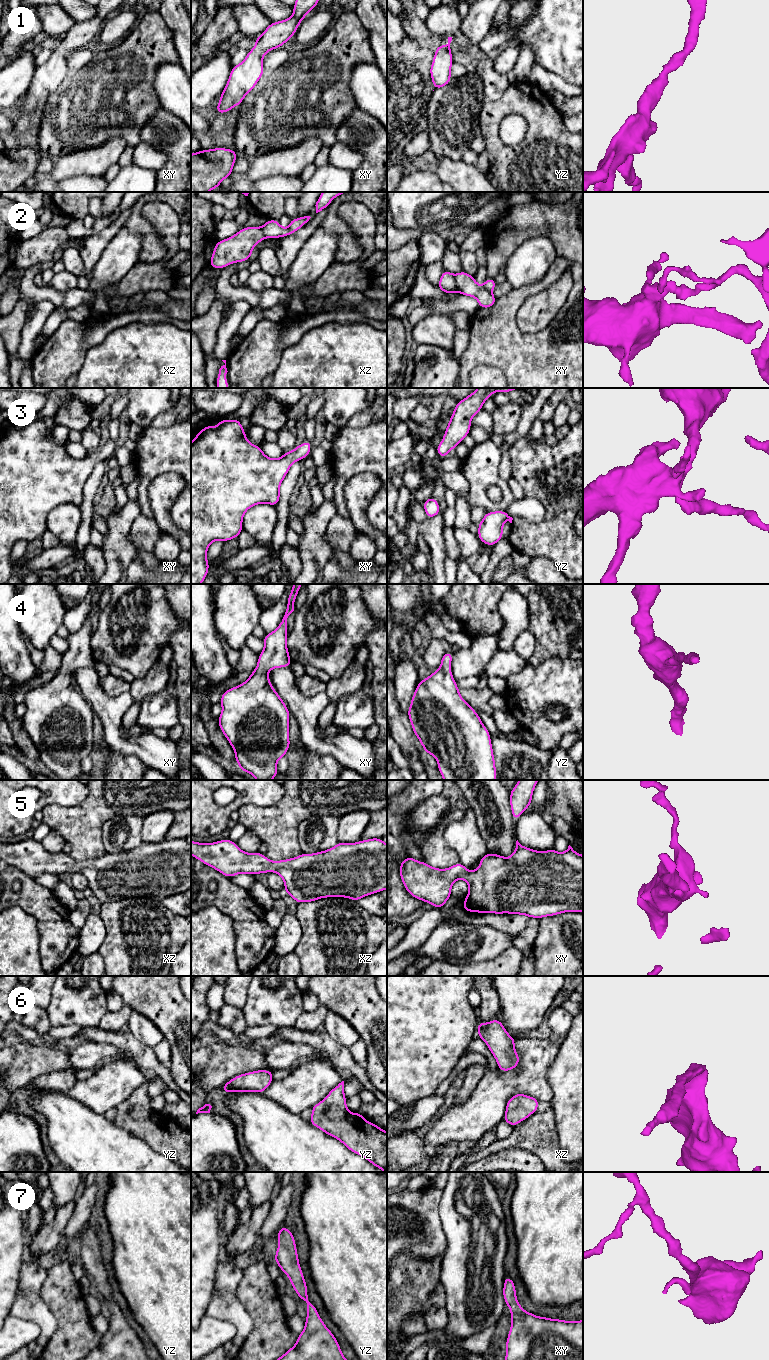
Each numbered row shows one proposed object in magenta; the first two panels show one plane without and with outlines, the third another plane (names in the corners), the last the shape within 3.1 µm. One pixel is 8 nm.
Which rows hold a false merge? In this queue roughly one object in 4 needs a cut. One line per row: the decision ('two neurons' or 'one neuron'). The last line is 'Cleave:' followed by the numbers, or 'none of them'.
1: one neuron
2: two neurons
3: one neuron
4: one neuron
5: one neuron
6: one neuron
7: one neuron
Cleave: 2

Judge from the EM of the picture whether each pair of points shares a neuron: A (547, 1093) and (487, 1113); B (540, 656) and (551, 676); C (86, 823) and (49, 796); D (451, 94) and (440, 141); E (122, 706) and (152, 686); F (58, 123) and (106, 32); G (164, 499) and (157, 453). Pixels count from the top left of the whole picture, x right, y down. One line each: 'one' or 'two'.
A: one
B: two
C: two
D: one
E: two
F: two
G: two

